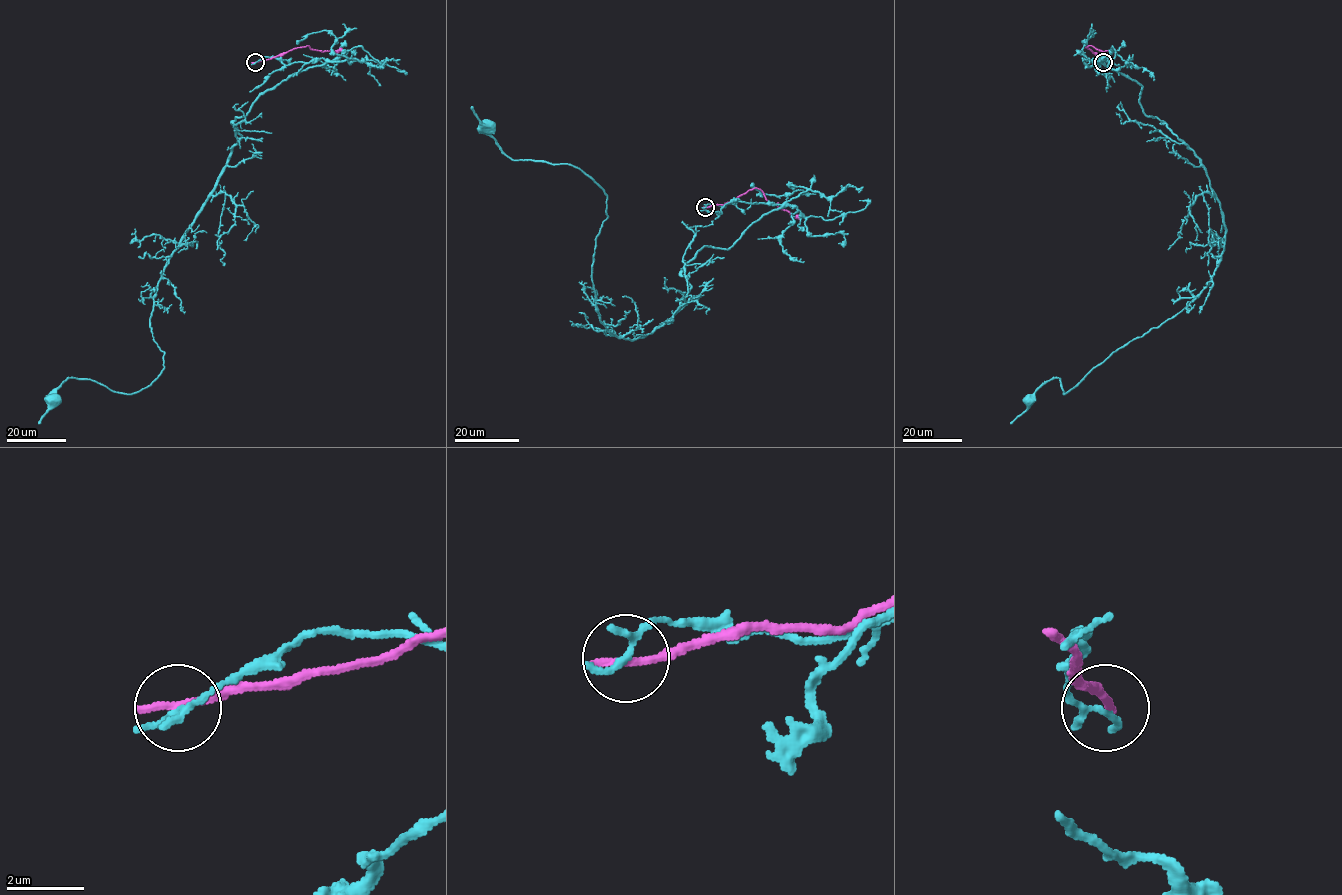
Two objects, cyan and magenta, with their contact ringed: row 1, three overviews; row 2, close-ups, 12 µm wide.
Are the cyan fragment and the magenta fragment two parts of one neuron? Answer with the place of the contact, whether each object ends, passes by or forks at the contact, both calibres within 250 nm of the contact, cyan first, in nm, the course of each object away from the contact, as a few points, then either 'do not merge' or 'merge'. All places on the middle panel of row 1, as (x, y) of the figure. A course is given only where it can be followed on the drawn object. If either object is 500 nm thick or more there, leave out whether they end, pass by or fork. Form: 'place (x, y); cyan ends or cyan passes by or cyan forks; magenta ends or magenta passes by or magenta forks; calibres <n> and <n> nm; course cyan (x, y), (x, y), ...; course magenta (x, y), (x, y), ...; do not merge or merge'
place (705, 207); cyan passes by; magenta ends; calibres 160 and 260 nm; course cyan (705, 207), (782, 206), (619, 338), (591, 280), (607, 195), (488, 126); course magenta (705, 207), (735, 200), (757, 187), (766, 199), (800, 219); do not merge

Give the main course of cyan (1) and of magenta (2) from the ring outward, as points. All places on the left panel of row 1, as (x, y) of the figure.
1: (255, 63), (326, 61), (232, 122), (241, 138), (153, 298), (164, 369), (130, 393), (68, 378), (54, 400)
2: (255, 63), (308, 46), (322, 51), (342, 48)

